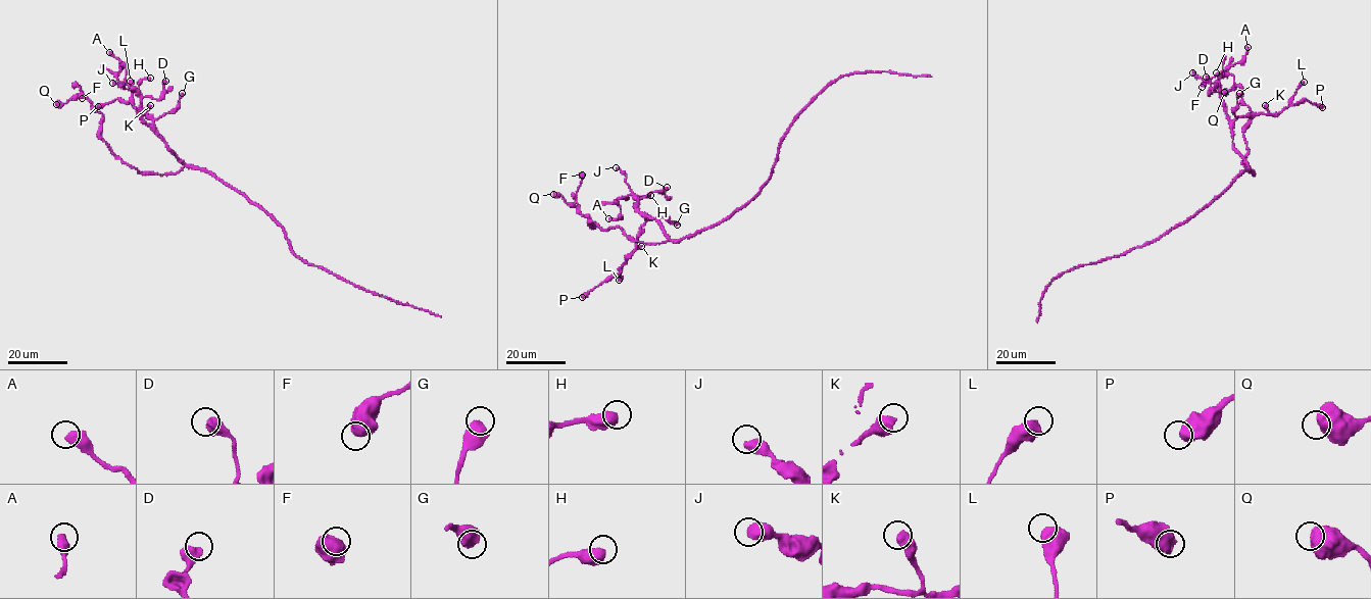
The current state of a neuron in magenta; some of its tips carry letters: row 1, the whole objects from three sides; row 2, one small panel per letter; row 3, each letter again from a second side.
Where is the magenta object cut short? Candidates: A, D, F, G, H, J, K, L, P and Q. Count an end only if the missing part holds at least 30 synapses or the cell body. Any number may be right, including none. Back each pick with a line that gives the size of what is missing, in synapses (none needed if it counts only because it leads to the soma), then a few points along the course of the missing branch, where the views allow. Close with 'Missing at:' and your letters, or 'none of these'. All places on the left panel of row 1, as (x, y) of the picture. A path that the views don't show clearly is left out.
Missing at: none of these

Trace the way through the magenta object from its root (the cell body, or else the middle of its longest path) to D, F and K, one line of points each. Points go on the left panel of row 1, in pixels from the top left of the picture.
D: (252, 202), (207, 172), (187, 165), (144, 120), (141, 99), (145, 96), (158, 99), (165, 81)
F: (252, 202), (193, 166), (143, 175), (124, 163), (100, 137), (102, 114), (77, 84), (82, 98)
K: (252, 202), (207, 172), (179, 159), (156, 132), (154, 120), (146, 114), (150, 105)

